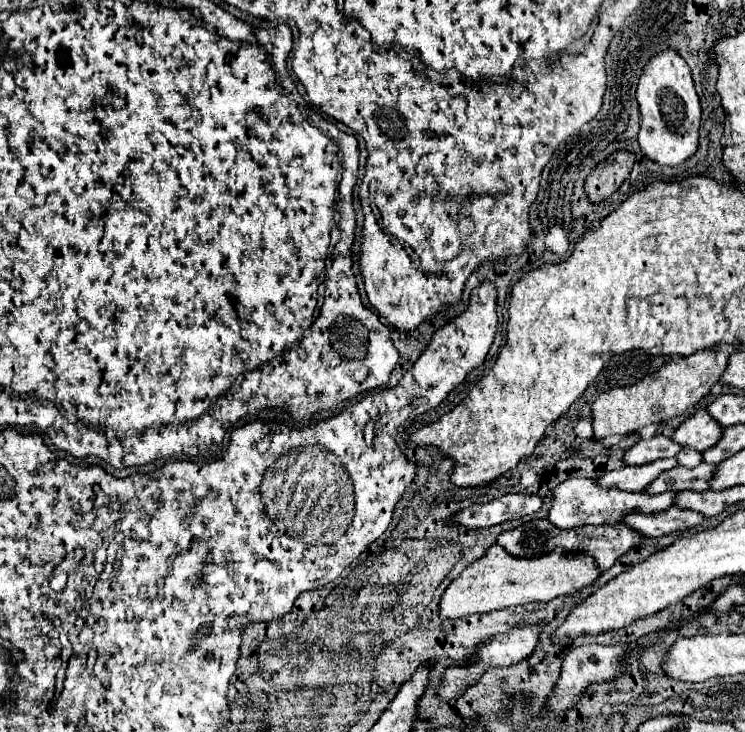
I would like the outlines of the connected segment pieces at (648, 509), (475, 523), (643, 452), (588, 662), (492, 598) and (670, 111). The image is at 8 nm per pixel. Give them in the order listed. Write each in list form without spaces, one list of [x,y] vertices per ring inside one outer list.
[[[570,478],[556,486],[552,496],[552,508],[548,514],[548,520],[558,528],[576,528],[576,526],[600,526],[600,524],[612,524],[622,522],[626,514],[630,512],[642,512],[642,514],[656,514],[672,508],[676,502],[676,492],[664,492],[658,496],[648,494],[646,490],[638,492],[626,492],[616,488],[602,488],[594,478]]]
[[[506,494],[498,500],[492,500],[488,504],[474,504],[454,516],[454,522],[470,528],[490,528],[508,520],[522,518],[526,514],[534,514],[542,508],[544,500],[536,494]]]
[[[656,434],[650,440],[640,440],[636,446],[626,450],[624,462],[632,464],[632,466],[642,466],[642,464],[650,464],[650,462],[656,462],[662,458],[672,458],[680,450],[682,450],[682,446],[678,442],[674,442],[672,438],[666,438],[662,434]]]
[[[582,644],[582,646],[572,646],[568,650],[568,654],[564,656],[564,662],[562,662],[562,674],[560,674],[560,680],[556,684],[556,690],[552,692],[550,700],[548,700],[548,710],[554,712],[554,714],[560,714],[568,708],[572,708],[580,694],[594,682],[604,682],[604,680],[612,680],[620,674],[622,666],[620,666],[620,660],[624,658],[626,650],[630,646],[628,644],[622,644],[622,646],[600,646],[600,644]]]
[[[494,544],[486,556],[472,562],[456,580],[450,582],[440,600],[440,618],[464,618],[470,614],[492,612],[526,602],[548,602],[556,596],[578,592],[600,578],[602,570],[586,554],[568,554],[568,550],[552,550],[540,558],[512,558],[506,550]]]
[[[672,48],[658,52],[644,66],[644,72],[638,80],[636,98],[642,114],[642,126],[638,134],[642,154],[662,166],[678,166],[690,158],[698,148],[702,110],[686,60]]]

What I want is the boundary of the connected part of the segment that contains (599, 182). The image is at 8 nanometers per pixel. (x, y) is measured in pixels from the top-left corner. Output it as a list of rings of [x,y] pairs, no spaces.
[[[620,150],[612,154],[612,158],[606,158],[604,162],[600,162],[600,166],[596,166],[584,182],[588,200],[600,202],[608,198],[612,192],[616,192],[620,184],[628,178],[632,164],[634,164],[634,154],[628,150]]]

